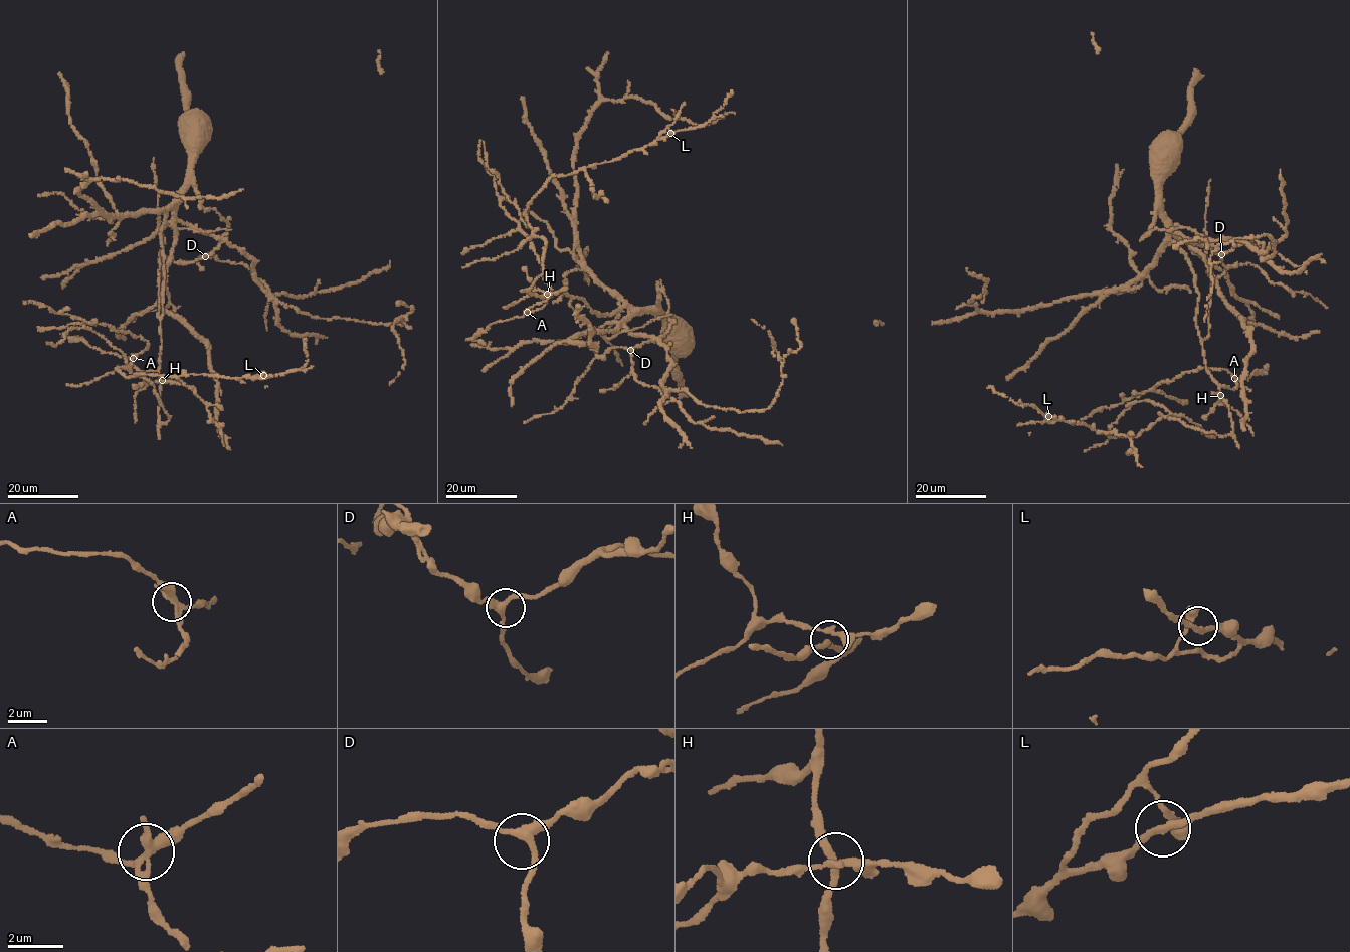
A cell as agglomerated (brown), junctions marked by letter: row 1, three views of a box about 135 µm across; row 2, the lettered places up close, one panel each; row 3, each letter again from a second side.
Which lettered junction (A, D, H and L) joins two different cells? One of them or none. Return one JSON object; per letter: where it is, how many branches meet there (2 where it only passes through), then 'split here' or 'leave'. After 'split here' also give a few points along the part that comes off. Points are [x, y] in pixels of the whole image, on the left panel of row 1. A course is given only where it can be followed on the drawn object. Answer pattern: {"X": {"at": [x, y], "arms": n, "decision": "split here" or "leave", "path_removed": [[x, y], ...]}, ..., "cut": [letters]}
{"A": {"at": [133, 358], "arms": 4, "decision": "leave"}, "D": {"at": [205, 256], "arms": 3, "decision": "leave"}, "H": {"at": [162, 380], "arms": 4, "decision": "leave"}, "L": {"at": [263, 375], "arms": 4, "decision": "leave"}, "cut": []}

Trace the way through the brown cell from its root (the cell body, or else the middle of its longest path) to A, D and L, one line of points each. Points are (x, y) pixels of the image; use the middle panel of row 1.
A: (689, 336), (655, 312), (624, 306), (599, 315), (582, 297), (561, 290), (527, 311)
D: (689, 336), (672, 320), (646, 309), (632, 316), (625, 327), (632, 333), (654, 340), (630, 350)
L: (689, 336), (655, 312), (599, 315), (561, 290), (528, 291), (546, 240), (525, 213), (551, 176), (670, 133)

